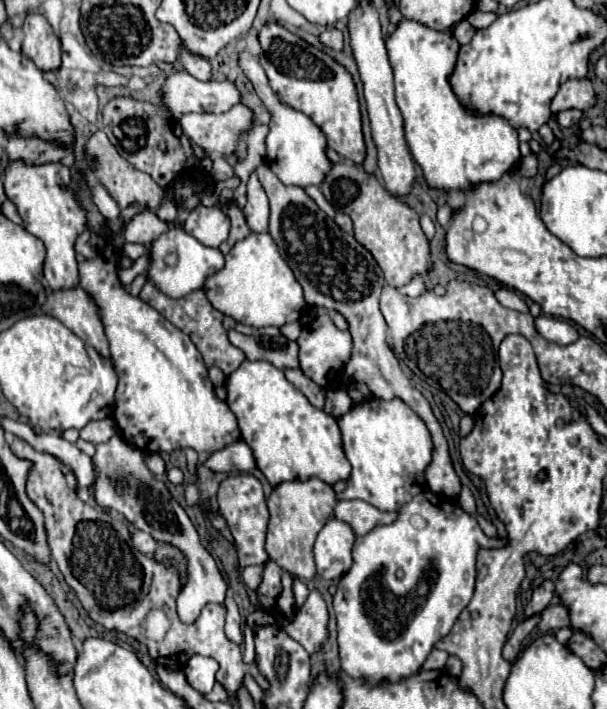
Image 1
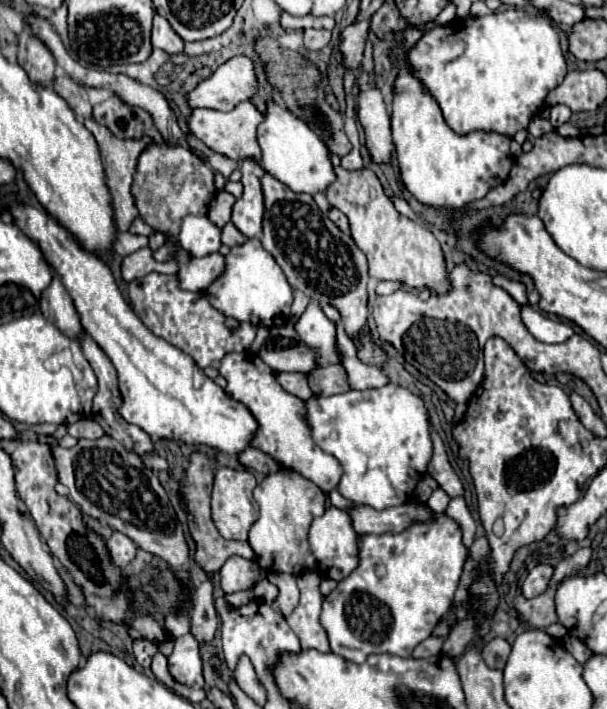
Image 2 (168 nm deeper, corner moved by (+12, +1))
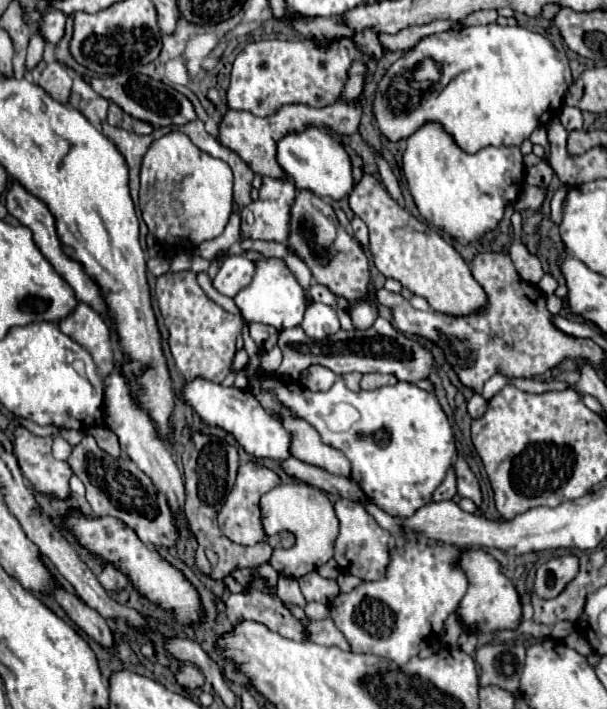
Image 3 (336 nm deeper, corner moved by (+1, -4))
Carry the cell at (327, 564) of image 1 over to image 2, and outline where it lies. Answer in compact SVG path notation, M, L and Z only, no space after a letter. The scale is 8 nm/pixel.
M330 506L324 516L316 518L310 526L310 548L316 556L316 568L328 576L330 568L336 564L336 580L344 580L358 566L358 534L352 526L352 518L346 510Z

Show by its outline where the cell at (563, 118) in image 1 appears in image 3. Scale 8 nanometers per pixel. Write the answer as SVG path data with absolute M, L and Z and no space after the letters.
M561 107L559 119L567 131L575 131L575 129L583 127L583 115L577 107Z

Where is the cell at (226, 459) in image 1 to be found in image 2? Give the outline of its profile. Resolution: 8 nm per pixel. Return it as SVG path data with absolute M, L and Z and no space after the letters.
M246 448L244 452L238 454L238 460L246 466L246 468L252 468L256 472L262 472L262 474L274 474L278 472L282 466L272 458L268 456L266 452L258 450L258 448Z

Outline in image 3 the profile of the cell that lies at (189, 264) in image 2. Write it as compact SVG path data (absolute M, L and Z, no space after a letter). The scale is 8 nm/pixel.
M231 255L225 259L221 269L213 279L213 287L227 297L235 297L243 287L247 287L253 279L255 263L245 259L243 255Z

